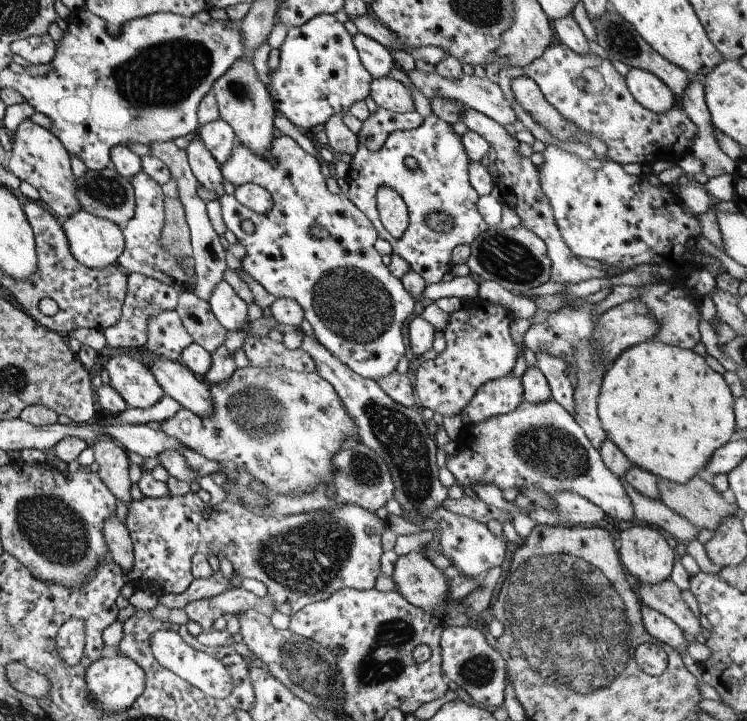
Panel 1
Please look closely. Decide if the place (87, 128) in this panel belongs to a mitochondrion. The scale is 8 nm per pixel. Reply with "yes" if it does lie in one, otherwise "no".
no

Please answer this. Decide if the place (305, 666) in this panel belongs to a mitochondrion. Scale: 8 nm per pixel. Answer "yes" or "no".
yes

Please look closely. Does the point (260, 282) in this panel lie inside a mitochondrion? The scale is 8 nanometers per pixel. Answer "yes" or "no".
no

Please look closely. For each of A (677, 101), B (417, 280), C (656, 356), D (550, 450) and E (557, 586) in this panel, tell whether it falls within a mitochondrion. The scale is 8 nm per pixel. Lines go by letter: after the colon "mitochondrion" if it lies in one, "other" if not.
A: other
B: other
C: other
D: mitochondrion
E: mitochondrion

